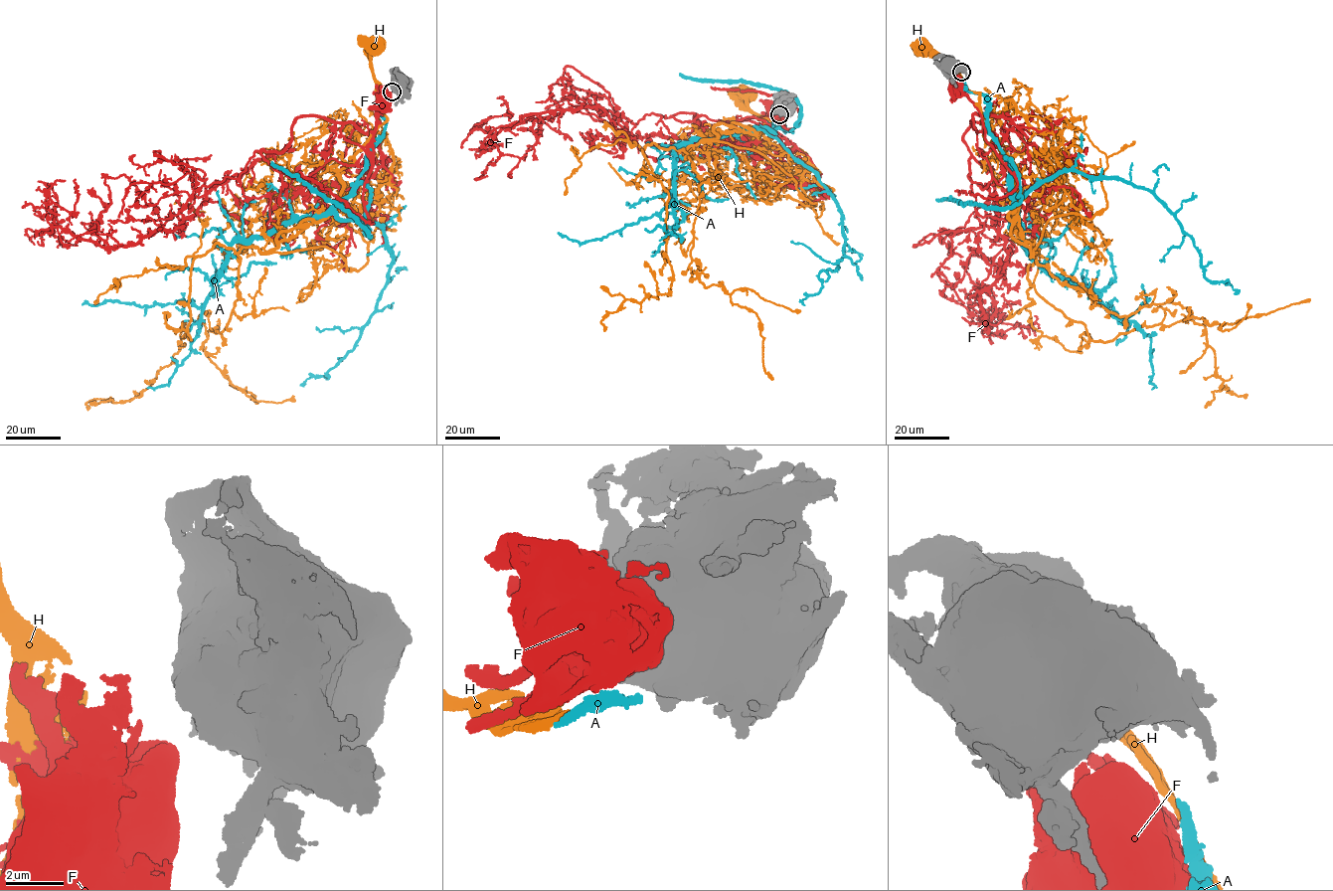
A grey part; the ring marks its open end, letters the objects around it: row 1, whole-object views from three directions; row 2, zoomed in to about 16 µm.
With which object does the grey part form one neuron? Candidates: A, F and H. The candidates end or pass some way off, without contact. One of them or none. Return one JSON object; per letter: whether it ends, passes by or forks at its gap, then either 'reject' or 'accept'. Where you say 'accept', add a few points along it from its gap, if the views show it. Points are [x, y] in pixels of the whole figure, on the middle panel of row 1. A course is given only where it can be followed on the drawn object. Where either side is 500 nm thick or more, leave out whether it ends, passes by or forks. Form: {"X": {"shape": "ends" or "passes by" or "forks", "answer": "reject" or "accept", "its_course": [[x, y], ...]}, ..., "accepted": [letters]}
{"A": {"shape": "ends", "answer": "accept", "its_course": [[777, 115], [784, 127], [675, 150], [675, 198], [658, 215], [580, 243], [558, 233]]}, "F": {"answer": "reject"}, "H": {"shape": "ends", "answer": "reject"}, "accepted": ["A"]}

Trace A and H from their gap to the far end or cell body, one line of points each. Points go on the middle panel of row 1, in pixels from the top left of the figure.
A: (777, 115), (784, 127), (675, 150), (675, 198), (658, 215), (580, 243), (558, 233)
H: (770, 116), (757, 114), (749, 108), (746, 95)

